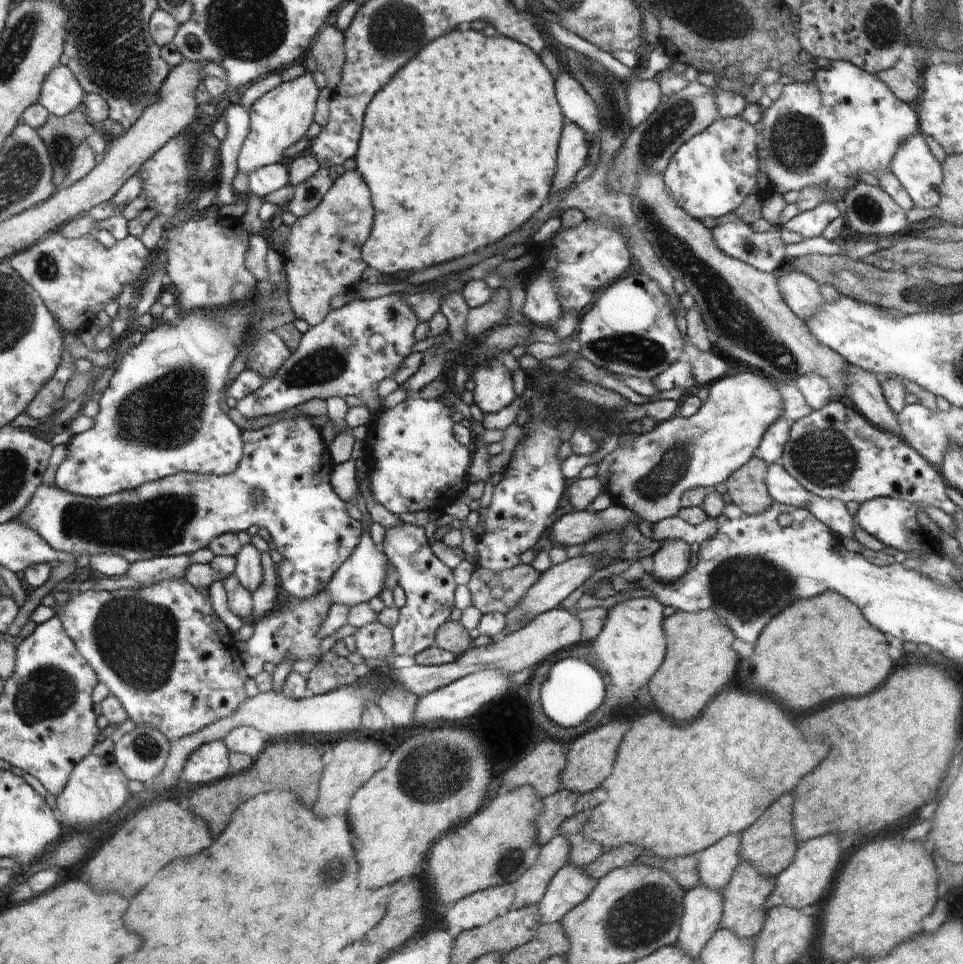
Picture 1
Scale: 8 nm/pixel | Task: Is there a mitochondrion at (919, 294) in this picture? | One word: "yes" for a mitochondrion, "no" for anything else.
yes

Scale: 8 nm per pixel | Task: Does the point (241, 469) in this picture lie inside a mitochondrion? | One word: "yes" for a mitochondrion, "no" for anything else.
no

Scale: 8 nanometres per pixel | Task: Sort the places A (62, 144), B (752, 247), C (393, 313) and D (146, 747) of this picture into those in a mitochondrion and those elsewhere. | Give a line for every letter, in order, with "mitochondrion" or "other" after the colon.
A: mitochondrion
B: mitochondrion
C: other
D: mitochondrion

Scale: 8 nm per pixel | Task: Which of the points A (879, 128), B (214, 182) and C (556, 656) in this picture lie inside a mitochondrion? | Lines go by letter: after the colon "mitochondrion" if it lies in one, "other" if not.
A: other
B: other
C: other

